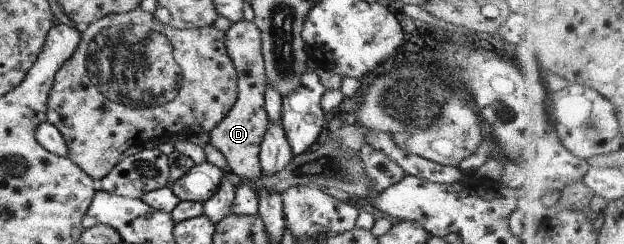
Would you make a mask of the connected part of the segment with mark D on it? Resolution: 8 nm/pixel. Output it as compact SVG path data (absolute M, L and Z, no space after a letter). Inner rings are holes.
M252 21L231 23L224 32L224 47L235 69L236 97L233 106L208 133L208 142L215 146L227 162L226 171L236 181L253 182L260 175L260 142L268 127L268 116L264 109L266 76L260 51L260 32Z

